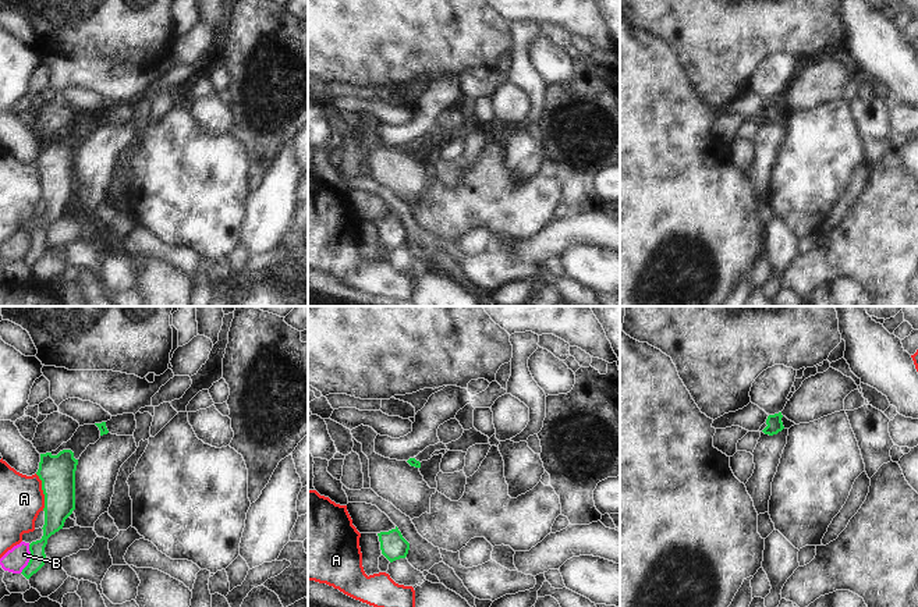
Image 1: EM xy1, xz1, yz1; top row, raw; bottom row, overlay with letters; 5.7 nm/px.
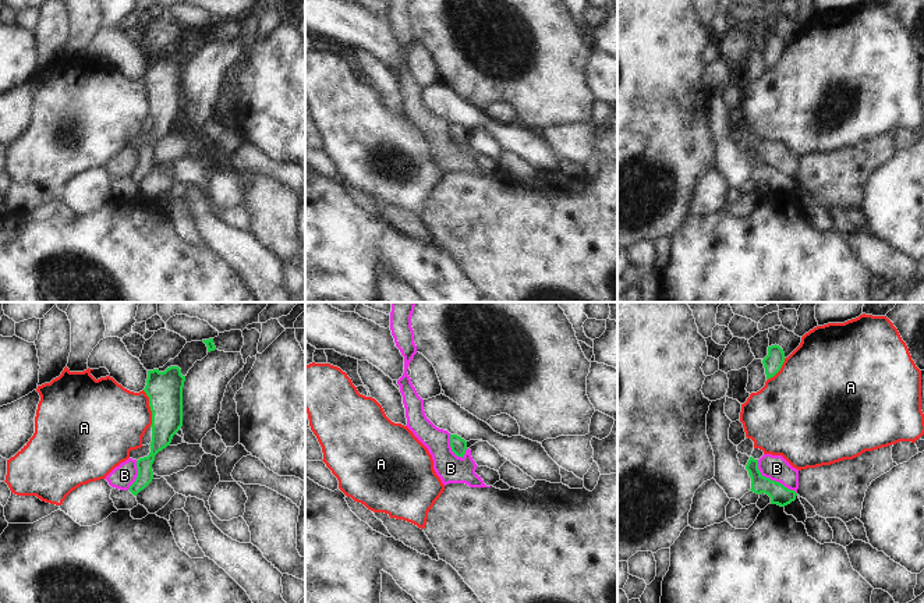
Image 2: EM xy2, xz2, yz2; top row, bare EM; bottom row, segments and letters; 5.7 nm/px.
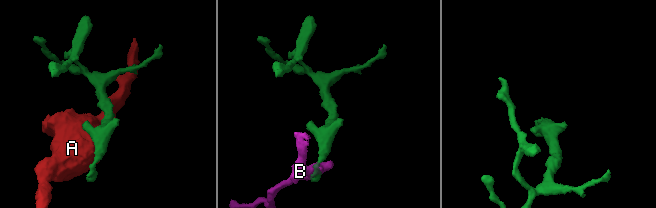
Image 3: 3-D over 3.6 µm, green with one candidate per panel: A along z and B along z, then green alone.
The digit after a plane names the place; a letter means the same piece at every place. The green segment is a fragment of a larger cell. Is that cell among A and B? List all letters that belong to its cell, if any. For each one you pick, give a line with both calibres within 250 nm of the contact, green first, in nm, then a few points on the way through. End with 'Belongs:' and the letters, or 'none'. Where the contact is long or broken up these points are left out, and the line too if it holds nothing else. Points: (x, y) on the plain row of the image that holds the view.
Belongs: none

